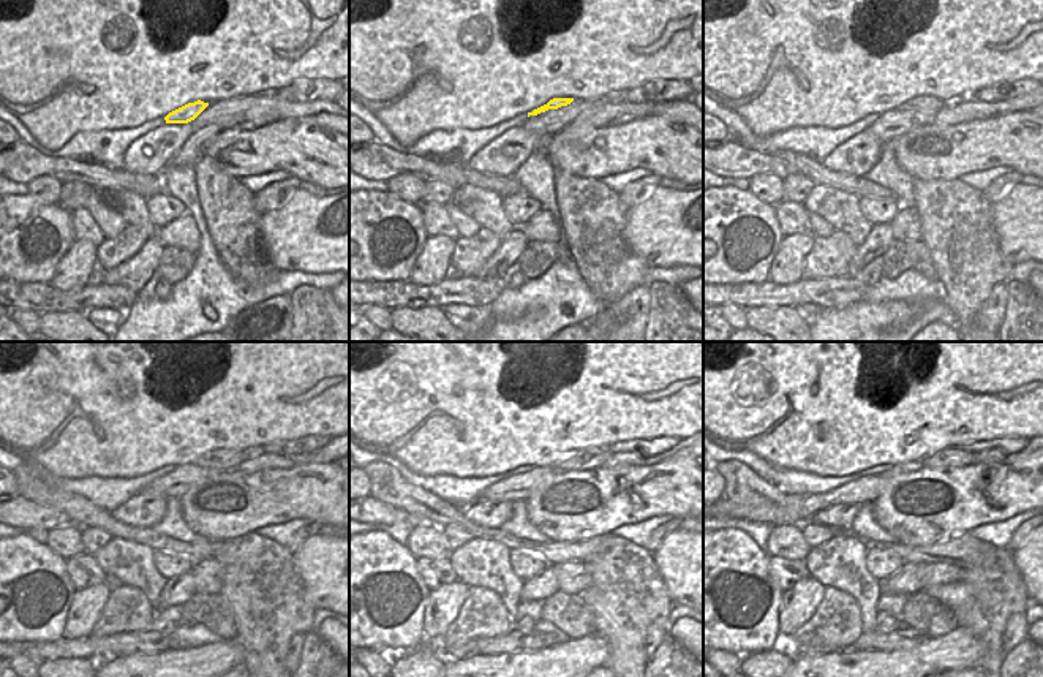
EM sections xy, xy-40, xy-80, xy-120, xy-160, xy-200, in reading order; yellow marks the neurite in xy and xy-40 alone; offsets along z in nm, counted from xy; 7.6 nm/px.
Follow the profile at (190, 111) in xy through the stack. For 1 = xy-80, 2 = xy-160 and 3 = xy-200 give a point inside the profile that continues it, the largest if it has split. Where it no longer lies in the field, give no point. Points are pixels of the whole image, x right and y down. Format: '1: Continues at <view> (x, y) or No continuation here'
1: Continues at xy-80 (930, 105)
2: Continues at xy-160 (590, 457)
3: Continues at xy-200 (950, 456)

